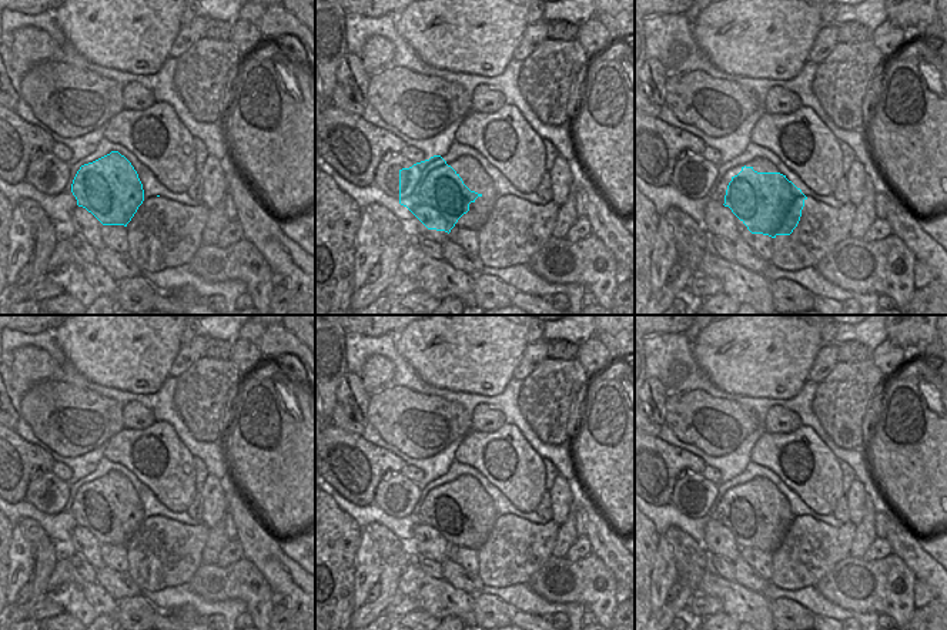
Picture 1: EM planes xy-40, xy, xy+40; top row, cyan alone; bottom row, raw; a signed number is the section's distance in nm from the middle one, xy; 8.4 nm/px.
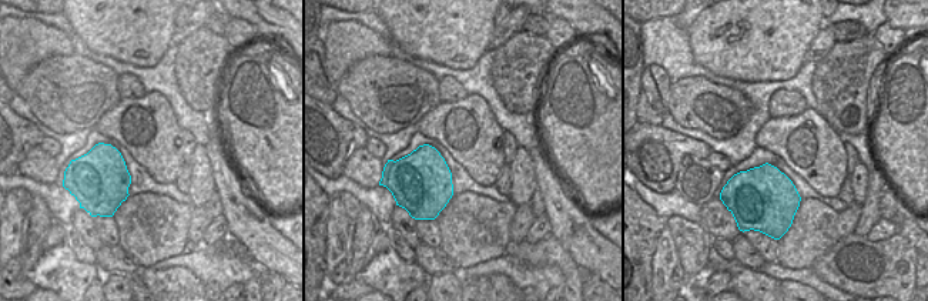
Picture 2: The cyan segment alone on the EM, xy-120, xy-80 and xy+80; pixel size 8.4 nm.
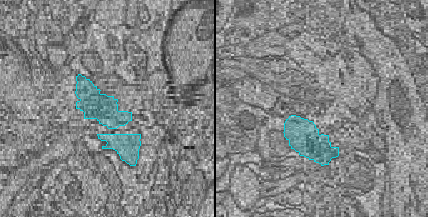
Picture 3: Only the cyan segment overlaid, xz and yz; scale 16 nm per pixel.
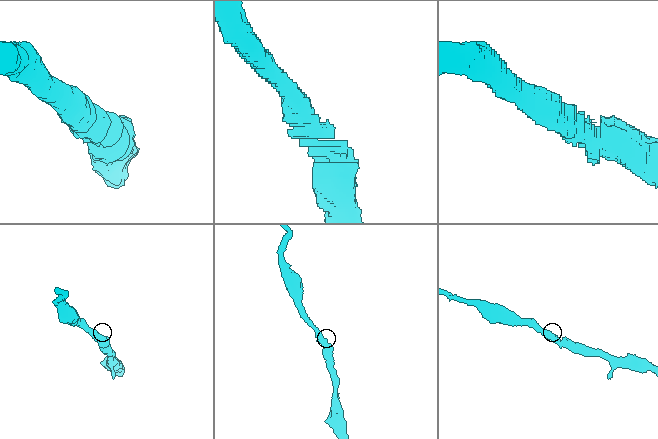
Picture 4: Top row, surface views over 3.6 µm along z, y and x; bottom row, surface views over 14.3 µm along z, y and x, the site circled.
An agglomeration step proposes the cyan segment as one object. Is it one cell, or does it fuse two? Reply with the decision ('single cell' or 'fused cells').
single cell

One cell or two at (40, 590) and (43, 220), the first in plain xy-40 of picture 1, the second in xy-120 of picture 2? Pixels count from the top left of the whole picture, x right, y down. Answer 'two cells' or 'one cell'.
one cell

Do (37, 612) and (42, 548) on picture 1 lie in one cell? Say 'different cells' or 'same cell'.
different cells

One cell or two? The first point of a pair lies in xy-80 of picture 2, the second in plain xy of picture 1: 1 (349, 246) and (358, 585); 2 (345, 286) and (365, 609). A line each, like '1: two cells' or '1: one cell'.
1: two cells
2: one cell

